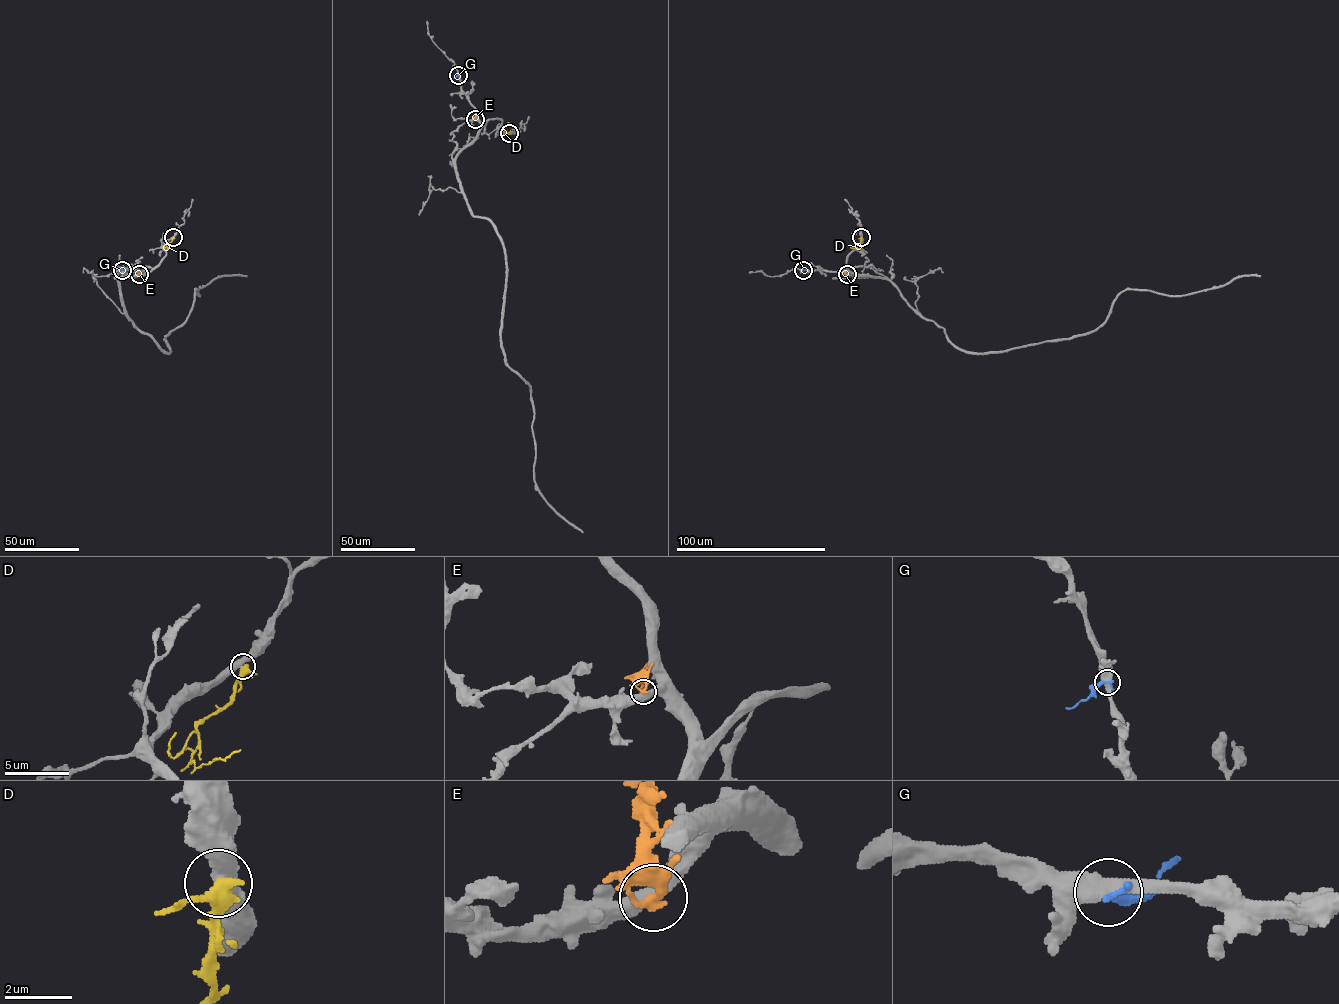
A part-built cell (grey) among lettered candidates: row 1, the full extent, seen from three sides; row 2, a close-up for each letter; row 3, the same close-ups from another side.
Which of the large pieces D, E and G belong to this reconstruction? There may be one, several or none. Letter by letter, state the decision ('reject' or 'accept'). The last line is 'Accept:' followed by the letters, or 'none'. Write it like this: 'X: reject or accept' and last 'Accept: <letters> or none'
D: reject
E: reject
G: reject
Accept: none

